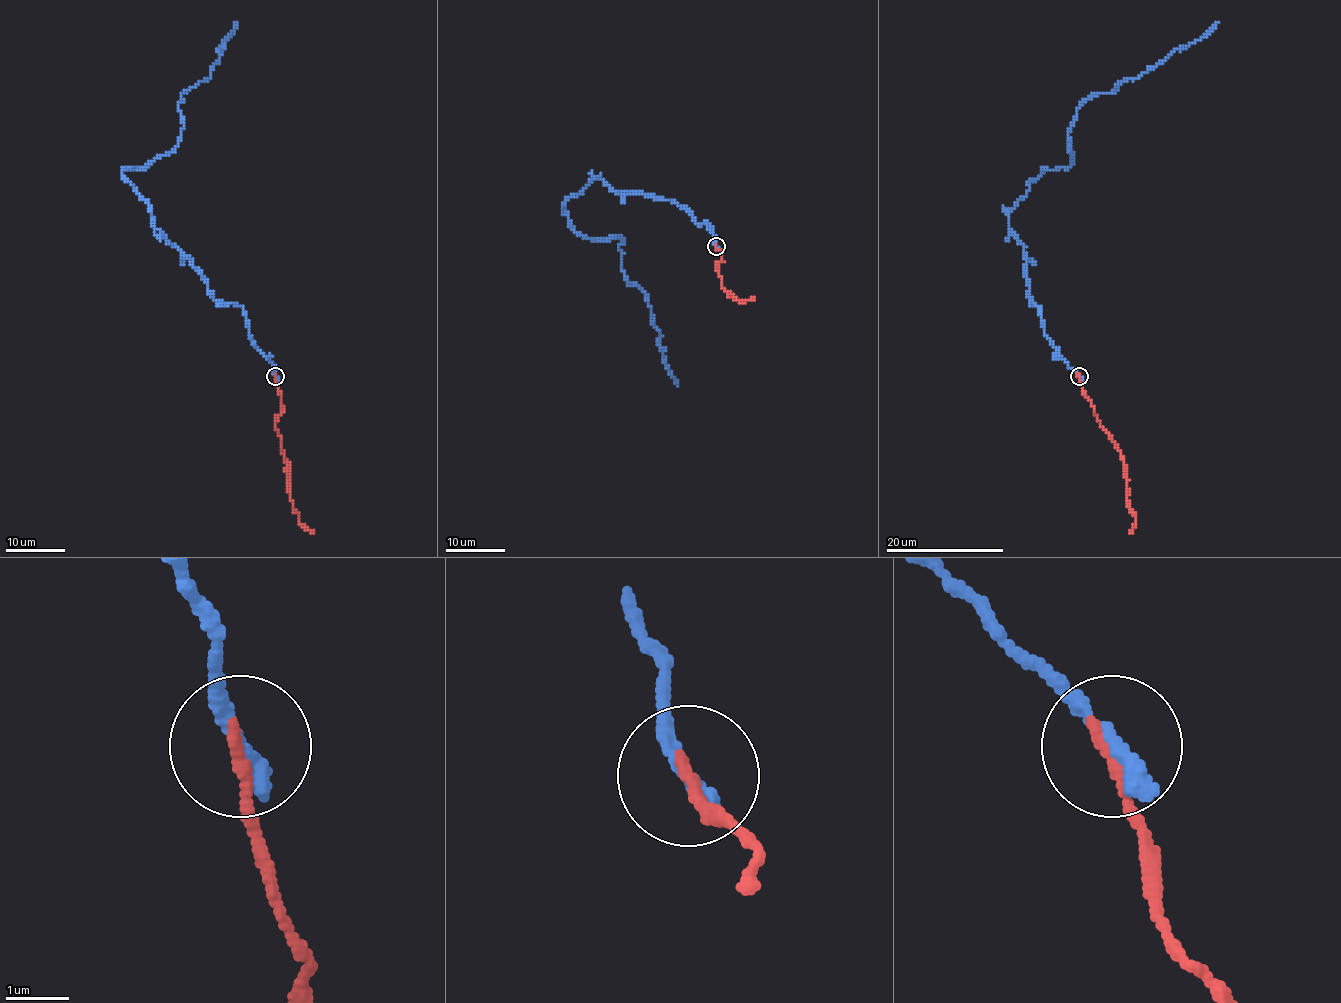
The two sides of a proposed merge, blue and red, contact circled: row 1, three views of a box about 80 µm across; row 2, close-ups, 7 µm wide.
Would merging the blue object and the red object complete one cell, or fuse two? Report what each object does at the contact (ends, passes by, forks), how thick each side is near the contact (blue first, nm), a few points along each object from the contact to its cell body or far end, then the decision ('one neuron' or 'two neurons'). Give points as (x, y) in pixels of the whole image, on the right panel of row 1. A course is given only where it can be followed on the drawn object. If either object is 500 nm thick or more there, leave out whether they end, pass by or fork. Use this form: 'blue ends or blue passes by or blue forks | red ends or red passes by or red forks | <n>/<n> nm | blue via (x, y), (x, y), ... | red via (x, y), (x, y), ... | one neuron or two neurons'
blue ends | red ends | 340/200 nm | blue via (1079, 376), (1055, 354), (1030, 300), (1024, 247), (1008, 212), (1043, 170), (1071, 163), (1079, 105), (1216, 21) | red via (1079, 376), (1083, 393), (1101, 427), (1121, 454), (1129, 509), (1135, 515), (1132, 532) | one neuron

